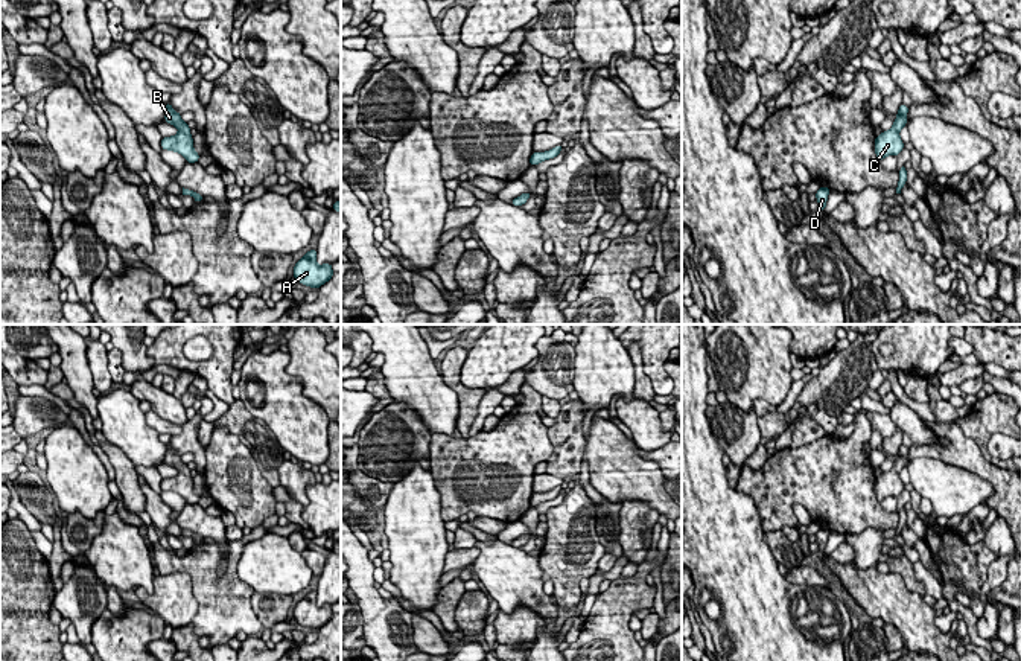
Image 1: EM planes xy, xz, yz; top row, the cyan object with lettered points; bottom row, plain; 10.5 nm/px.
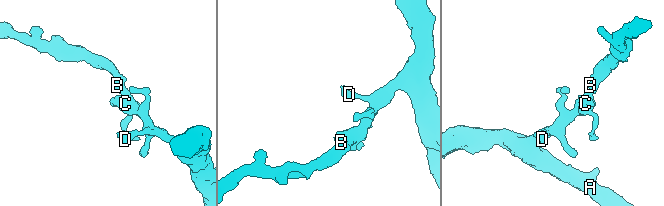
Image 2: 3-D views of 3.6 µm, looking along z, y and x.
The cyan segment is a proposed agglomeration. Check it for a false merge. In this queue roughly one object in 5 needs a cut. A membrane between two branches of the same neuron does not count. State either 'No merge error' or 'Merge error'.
No merge error

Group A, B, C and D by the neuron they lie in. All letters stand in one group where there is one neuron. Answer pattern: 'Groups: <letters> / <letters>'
Groups: A B C D

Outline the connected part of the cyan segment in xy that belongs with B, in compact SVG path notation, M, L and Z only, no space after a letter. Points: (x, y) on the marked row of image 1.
M166 102L164 122L177 126L180 131L172 137L163 137L161 149L175 151L181 154L187 163L196 163L201 154L193 149L193 137L190 136L190 128L183 122L181 114L172 108L170 102Z

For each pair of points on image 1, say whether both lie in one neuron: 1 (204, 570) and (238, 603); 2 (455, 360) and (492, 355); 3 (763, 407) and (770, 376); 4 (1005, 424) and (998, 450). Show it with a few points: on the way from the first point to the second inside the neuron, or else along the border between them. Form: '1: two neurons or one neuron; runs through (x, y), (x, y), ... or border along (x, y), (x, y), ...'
1: one neuron; runs through (212, 579), (229, 596)
2: two neurons; border along (466, 352), (460, 381), (483, 390)
3: two neurons; border along (752, 402), (764, 399), (776, 407)
4: two neurons; border along (992, 433), (988, 451), (1005, 460)

